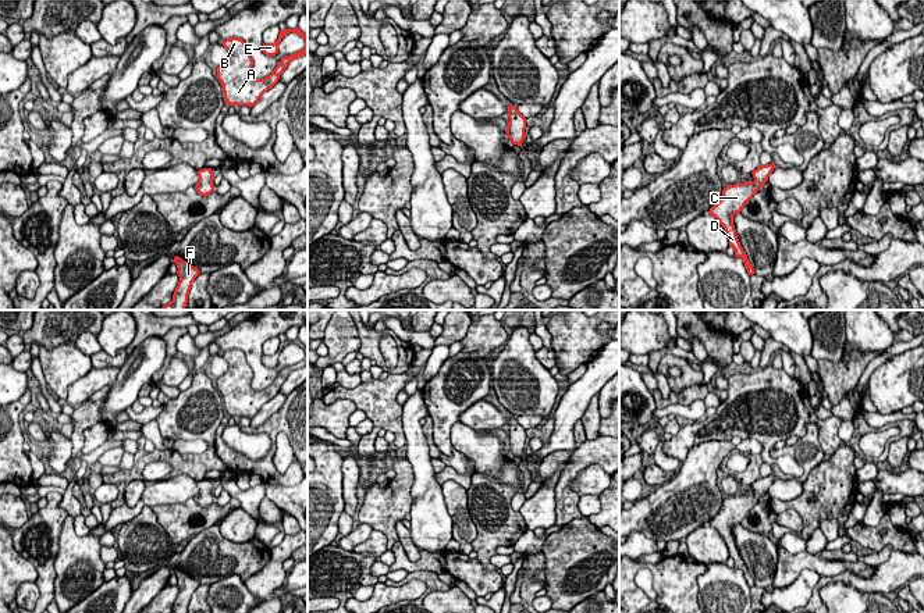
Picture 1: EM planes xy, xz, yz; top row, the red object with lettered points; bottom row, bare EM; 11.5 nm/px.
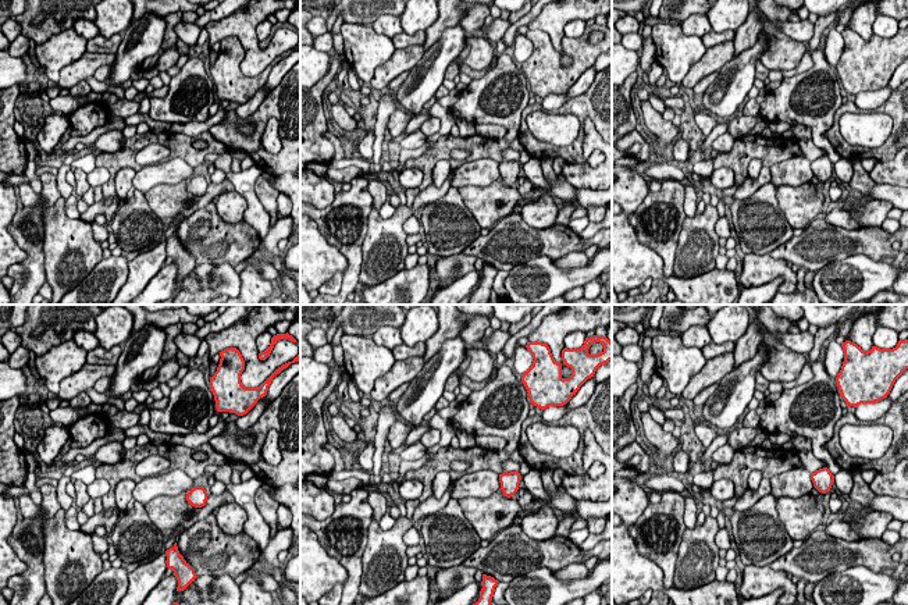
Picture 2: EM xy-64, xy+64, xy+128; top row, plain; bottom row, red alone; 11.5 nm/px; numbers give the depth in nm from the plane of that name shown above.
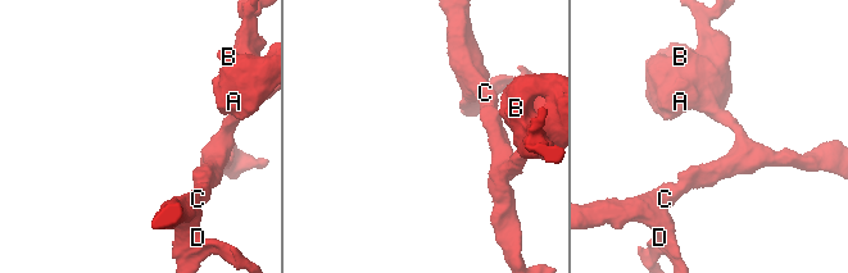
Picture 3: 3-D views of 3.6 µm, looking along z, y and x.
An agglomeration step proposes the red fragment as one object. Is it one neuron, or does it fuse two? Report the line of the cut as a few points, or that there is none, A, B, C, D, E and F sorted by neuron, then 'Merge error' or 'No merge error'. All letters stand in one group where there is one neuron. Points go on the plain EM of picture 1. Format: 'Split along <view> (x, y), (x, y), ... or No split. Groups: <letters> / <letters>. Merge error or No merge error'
No split. Groups: A B C D E F. No merge error

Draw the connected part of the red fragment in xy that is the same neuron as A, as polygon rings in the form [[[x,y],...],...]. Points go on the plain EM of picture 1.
[[[299,339],[280,342],[278,350],[273,356],[263,354],[262,363],[266,367],[276,367],[281,350],[289,343],[302,348],[305,350],[305,359],[298,364],[282,368],[274,382],[264,391],[255,391],[250,386],[253,371],[242,350],[231,349],[223,353],[223,357],[228,361],[228,370],[217,378],[216,384],[228,417],[255,417],[262,406],[278,393],[280,386],[292,371],[308,366],[308,348]]]

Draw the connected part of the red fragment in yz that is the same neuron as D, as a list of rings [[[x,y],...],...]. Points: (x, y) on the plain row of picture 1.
[[[772,474],[754,481],[751,484],[754,489],[753,493],[744,492],[743,495],[728,496],[724,499],[719,513],[708,523],[708,525],[714,527],[724,538],[729,550],[729,557],[733,559],[735,567],[743,571],[749,587],[756,584],[738,550],[733,527],[740,524],[744,516],[763,499],[775,478],[776,477]]]

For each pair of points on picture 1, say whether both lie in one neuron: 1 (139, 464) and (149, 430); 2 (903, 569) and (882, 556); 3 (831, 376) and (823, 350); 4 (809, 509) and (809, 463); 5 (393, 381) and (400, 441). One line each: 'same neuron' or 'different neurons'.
1: different neurons
2: different neurons
3: different neurons
4: different neurons
5: same neuron

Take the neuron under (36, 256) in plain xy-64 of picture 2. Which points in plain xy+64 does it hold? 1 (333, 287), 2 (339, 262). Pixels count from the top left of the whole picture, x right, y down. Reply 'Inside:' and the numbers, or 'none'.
Inside: none

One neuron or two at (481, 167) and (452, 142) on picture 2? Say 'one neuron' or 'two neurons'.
two neurons

